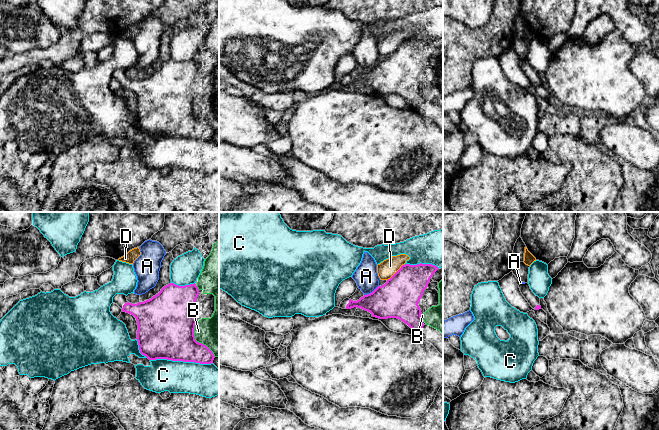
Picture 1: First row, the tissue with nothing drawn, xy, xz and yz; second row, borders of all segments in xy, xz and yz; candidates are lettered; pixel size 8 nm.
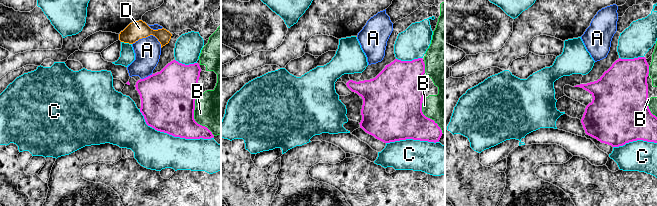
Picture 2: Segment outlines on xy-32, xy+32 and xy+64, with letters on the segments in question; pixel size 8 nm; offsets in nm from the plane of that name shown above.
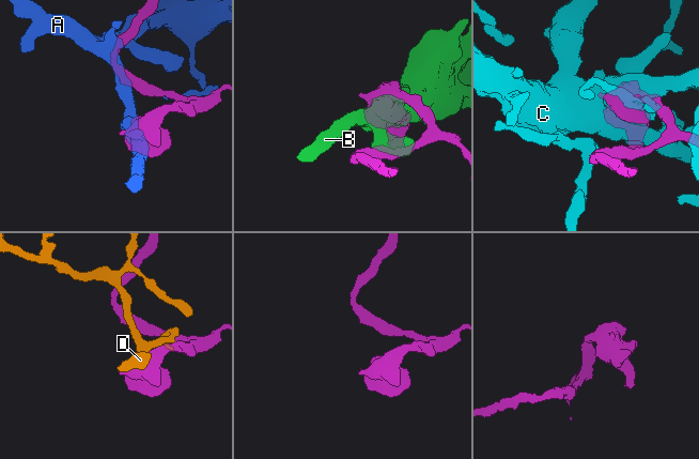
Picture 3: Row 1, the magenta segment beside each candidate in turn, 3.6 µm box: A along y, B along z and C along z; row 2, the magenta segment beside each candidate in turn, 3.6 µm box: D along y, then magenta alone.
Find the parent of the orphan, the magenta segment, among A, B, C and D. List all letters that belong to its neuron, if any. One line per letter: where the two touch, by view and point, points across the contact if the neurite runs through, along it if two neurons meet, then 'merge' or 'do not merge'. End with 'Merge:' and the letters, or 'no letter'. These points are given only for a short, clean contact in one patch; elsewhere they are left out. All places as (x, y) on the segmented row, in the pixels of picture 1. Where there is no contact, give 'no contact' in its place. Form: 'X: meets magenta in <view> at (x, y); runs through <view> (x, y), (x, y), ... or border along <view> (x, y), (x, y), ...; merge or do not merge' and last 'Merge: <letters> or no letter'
A: meets magenta in xz at (372, 292); do not merge
B: meets magenta in xy at (196, 341); do not merge
C: meets magenta in xy at (181, 360); do not merge
D: meets magenta in xz at (396, 272); do not merge
Merge: no letter

